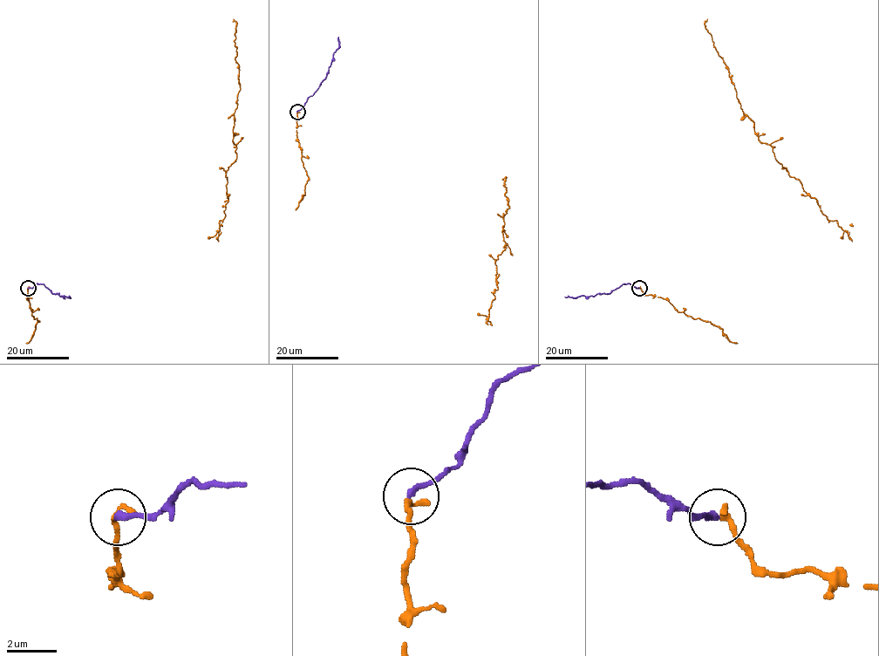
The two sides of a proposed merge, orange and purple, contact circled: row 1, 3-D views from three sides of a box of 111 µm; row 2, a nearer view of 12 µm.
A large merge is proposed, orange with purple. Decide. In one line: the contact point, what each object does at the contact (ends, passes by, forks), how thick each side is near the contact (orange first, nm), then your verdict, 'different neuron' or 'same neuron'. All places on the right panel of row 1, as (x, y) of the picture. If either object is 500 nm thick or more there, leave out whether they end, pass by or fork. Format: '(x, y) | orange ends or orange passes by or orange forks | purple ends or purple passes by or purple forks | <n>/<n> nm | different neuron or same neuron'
(639, 288) | orange ends | purple ends | 280/240 nm | same neuron

